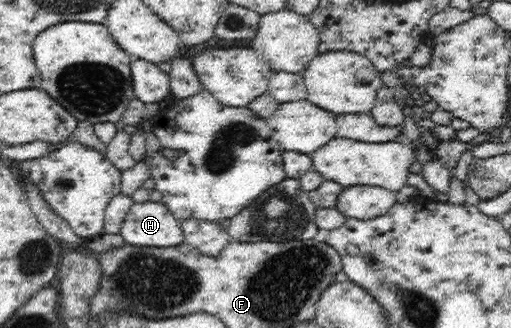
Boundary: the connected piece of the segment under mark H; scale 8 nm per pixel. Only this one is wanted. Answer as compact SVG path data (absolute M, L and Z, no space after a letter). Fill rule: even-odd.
M149 200L131 205L120 235L130 246L174 247L185 239L173 213L162 202Z

